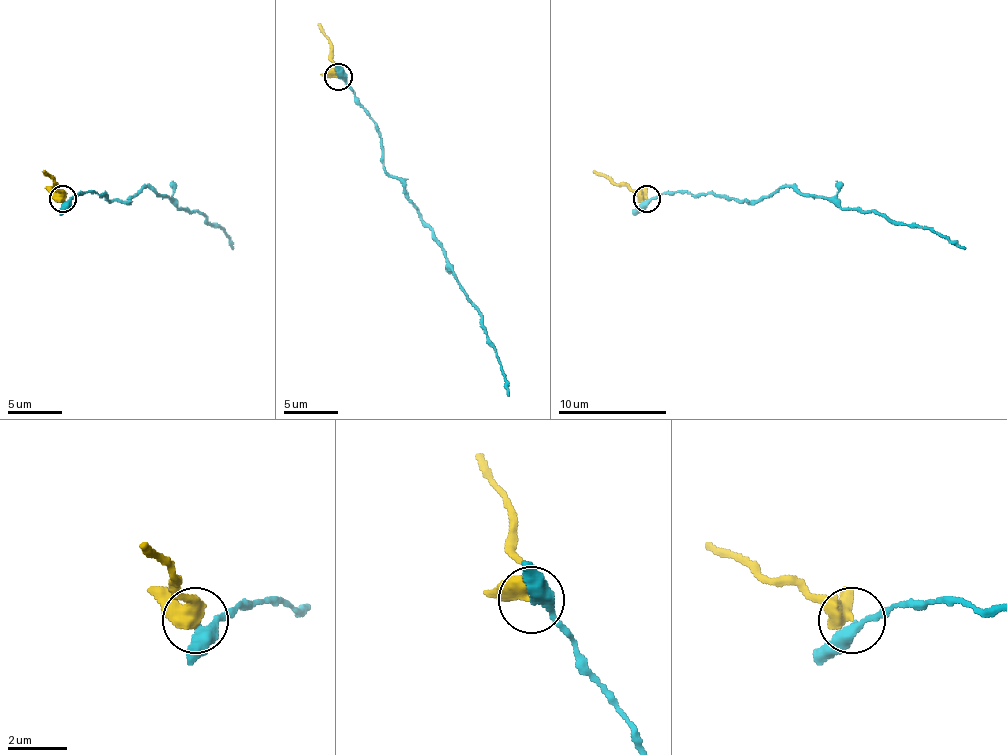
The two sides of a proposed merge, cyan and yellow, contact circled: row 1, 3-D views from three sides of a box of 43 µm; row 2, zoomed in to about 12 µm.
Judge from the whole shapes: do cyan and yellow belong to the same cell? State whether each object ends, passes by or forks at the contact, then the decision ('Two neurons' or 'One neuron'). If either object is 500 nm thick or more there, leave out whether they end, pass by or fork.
At the ring cyan passes by. At the ring yellow passes by. One neuron

